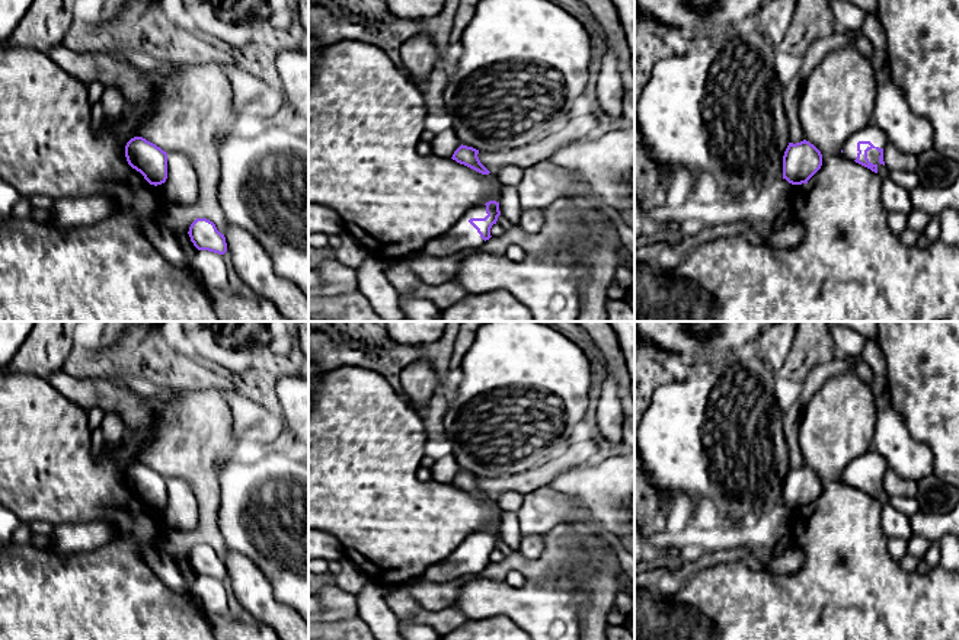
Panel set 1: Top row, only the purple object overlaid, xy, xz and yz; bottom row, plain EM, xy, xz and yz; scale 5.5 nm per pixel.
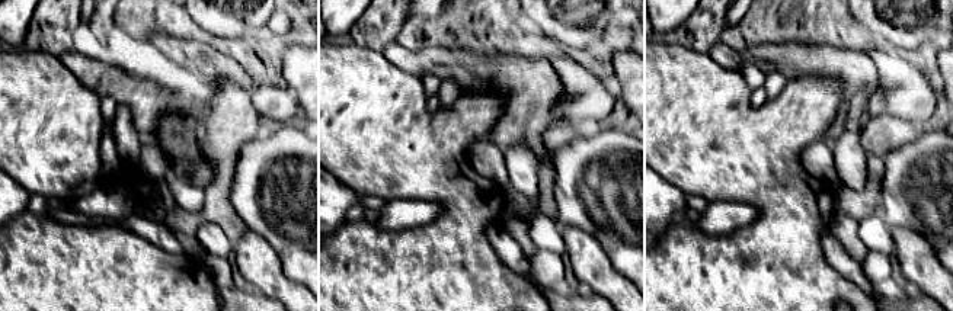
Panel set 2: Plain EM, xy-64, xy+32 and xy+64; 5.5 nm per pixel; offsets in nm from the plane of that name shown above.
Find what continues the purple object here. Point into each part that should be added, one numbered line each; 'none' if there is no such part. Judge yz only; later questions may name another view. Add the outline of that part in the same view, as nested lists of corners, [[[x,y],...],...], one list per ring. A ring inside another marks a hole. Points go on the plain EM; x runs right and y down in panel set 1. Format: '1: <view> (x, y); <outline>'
1: yz (895, 524); [[[876,474],[867,477],[869,487],[878,492],[882,529],[888,538],[908,540],[912,535],[910,516],[892,505],[891,496],[879,489],[879,481],[880,479]]]

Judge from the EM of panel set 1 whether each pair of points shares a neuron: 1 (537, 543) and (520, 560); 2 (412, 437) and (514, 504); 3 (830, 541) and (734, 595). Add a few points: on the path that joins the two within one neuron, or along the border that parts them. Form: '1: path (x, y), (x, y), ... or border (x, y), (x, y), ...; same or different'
1: border (518, 550), (528, 559), (540, 559); different
2: border (494, 499), (502, 511); different
3: path (815, 568), (788, 595), (760, 595); same

